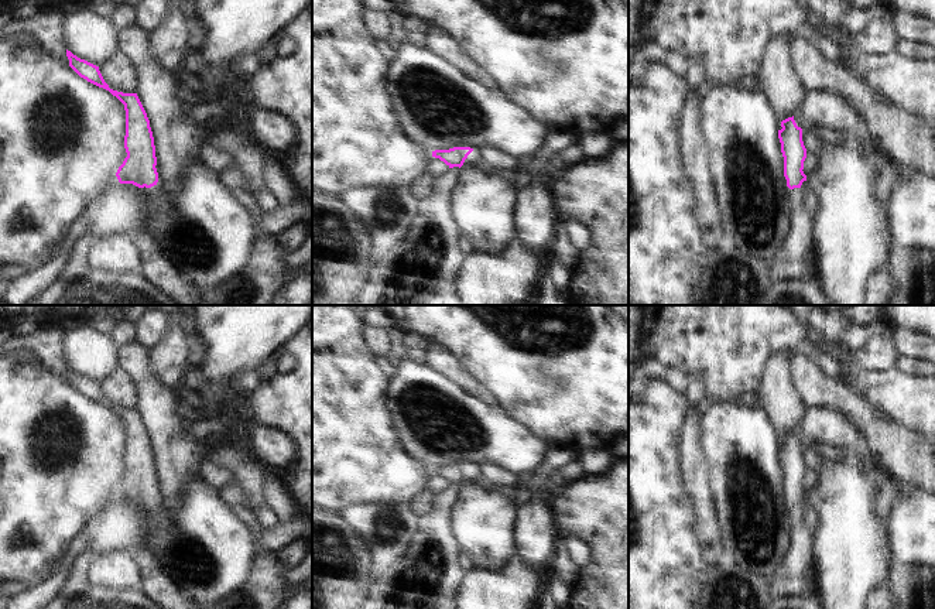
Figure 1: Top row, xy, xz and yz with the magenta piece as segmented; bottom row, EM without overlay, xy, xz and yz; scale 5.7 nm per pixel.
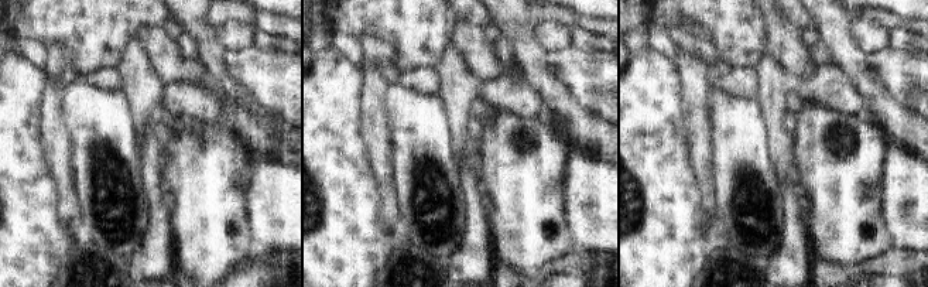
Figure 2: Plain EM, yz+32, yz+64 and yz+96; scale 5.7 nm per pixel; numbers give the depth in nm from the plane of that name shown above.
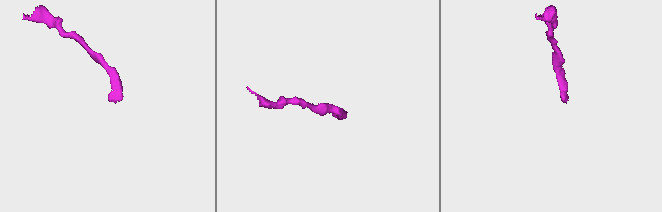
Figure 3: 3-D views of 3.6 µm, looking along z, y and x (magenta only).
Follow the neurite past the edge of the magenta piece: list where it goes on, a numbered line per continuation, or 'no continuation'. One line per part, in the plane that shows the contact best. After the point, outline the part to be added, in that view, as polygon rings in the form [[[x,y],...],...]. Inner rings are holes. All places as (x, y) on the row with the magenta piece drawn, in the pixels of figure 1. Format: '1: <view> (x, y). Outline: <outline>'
1: xy (154, 191). Outline: [[[158,174],[158,182],[157,182],[154,187],[151,187],[151,188],[145,188],[145,187],[144,187],[143,191],[144,191],[145,194],[148,194],[151,198],[160,196],[161,192],[162,192],[162,181],[161,181],[160,174]]]

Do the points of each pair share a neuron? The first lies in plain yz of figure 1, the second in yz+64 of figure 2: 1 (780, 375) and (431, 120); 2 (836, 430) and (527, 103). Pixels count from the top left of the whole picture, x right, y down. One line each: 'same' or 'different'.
1: different
2: same

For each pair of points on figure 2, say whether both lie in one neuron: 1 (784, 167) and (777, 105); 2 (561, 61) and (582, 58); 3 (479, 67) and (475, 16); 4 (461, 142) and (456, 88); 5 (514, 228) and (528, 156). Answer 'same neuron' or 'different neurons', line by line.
1: same neuron
2: same neuron
3: different neurons
4: same neuron
5: same neuron

